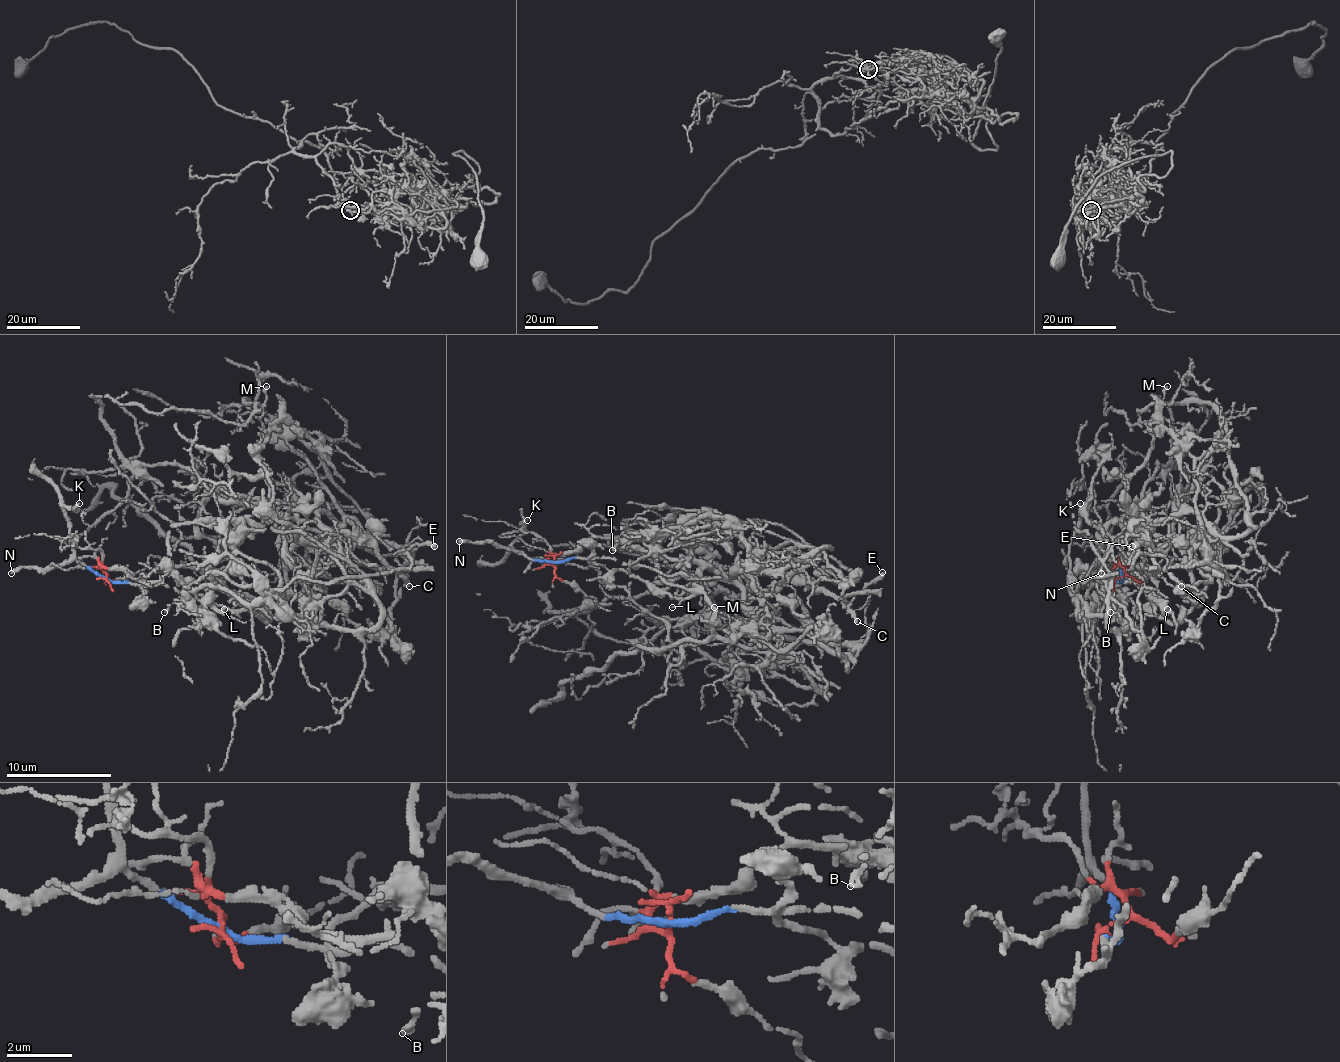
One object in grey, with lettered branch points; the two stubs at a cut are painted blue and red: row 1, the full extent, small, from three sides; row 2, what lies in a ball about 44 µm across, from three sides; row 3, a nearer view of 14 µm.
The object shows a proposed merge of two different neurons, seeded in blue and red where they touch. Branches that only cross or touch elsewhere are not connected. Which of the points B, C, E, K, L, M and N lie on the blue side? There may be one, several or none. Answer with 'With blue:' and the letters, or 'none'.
With blue: K, L, M, N

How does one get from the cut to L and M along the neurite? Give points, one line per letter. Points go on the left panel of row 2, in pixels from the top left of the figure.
L: (106, 576), (122, 584), (138, 584), (159, 565), (193, 565), (224, 586), (235, 602), (224, 610)
M: (106, 576), (193, 565), (266, 621), (292, 550), (324, 544), (342, 510), (264, 429), (266, 387)

